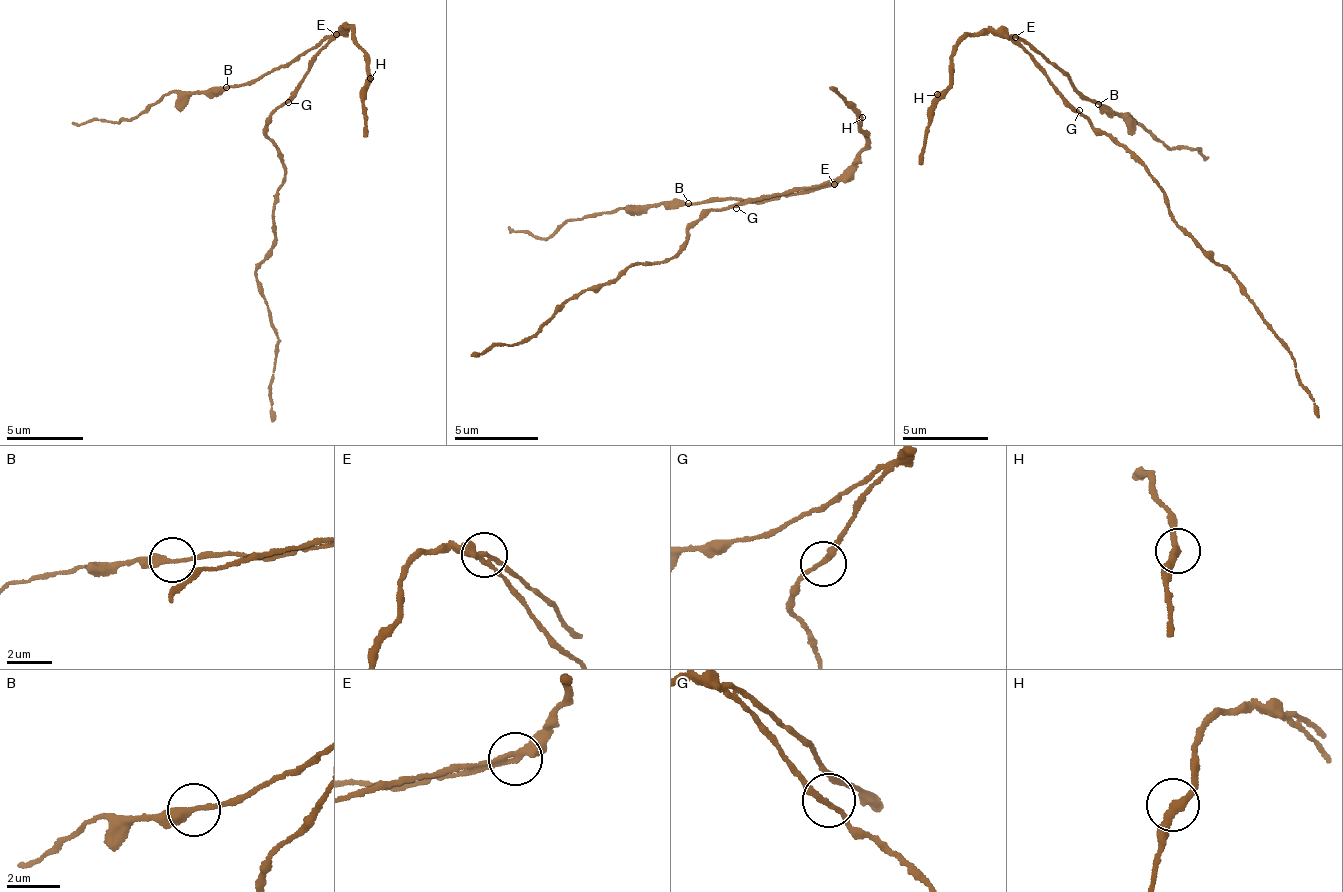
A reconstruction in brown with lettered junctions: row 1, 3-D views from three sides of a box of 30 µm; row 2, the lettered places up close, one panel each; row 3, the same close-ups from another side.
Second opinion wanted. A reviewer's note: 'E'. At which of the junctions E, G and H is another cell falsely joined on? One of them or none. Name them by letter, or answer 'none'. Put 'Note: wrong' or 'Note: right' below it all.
E
Note: right

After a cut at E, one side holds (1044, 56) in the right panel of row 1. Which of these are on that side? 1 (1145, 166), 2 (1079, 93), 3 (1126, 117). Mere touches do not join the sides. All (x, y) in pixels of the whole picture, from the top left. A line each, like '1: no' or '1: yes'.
1: no
2: yes
3: yes

